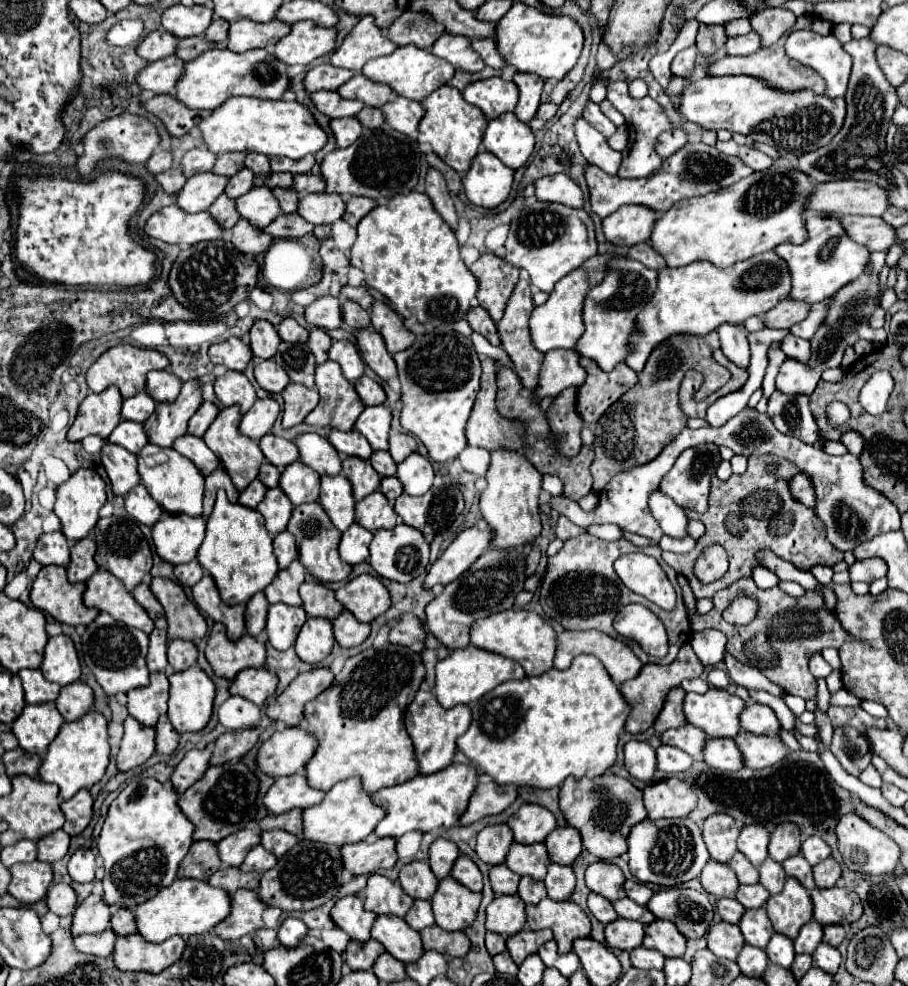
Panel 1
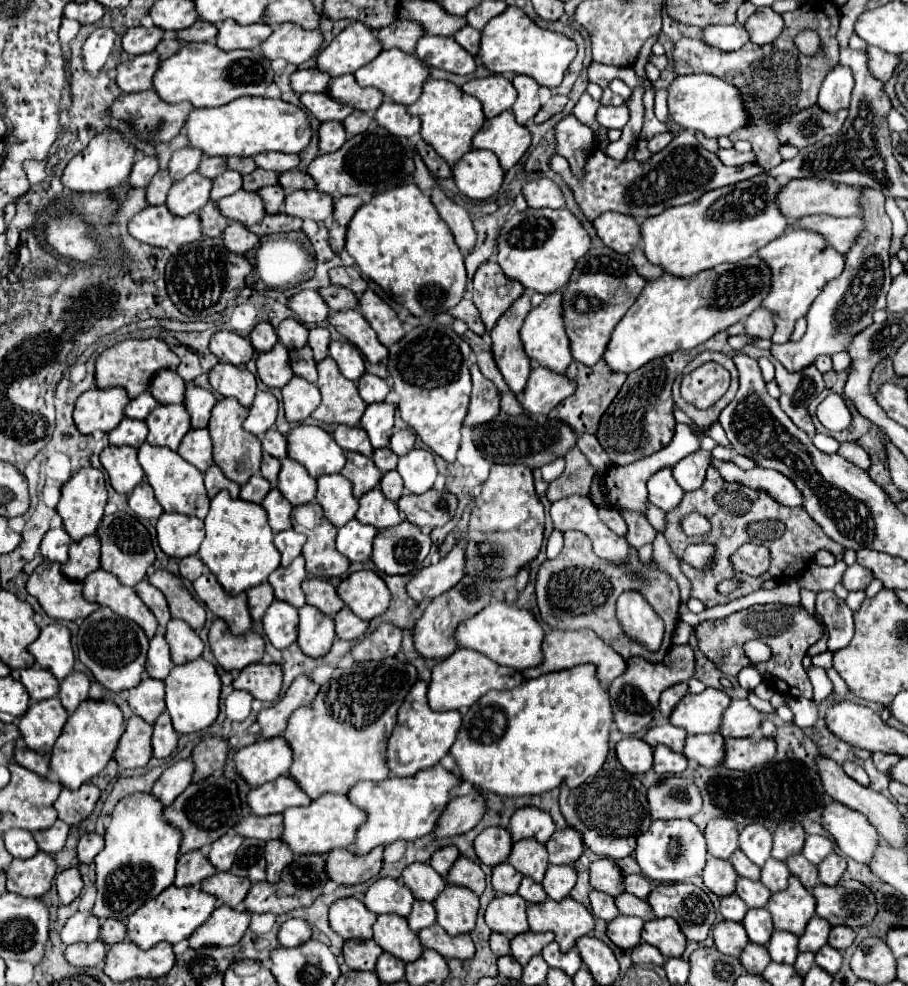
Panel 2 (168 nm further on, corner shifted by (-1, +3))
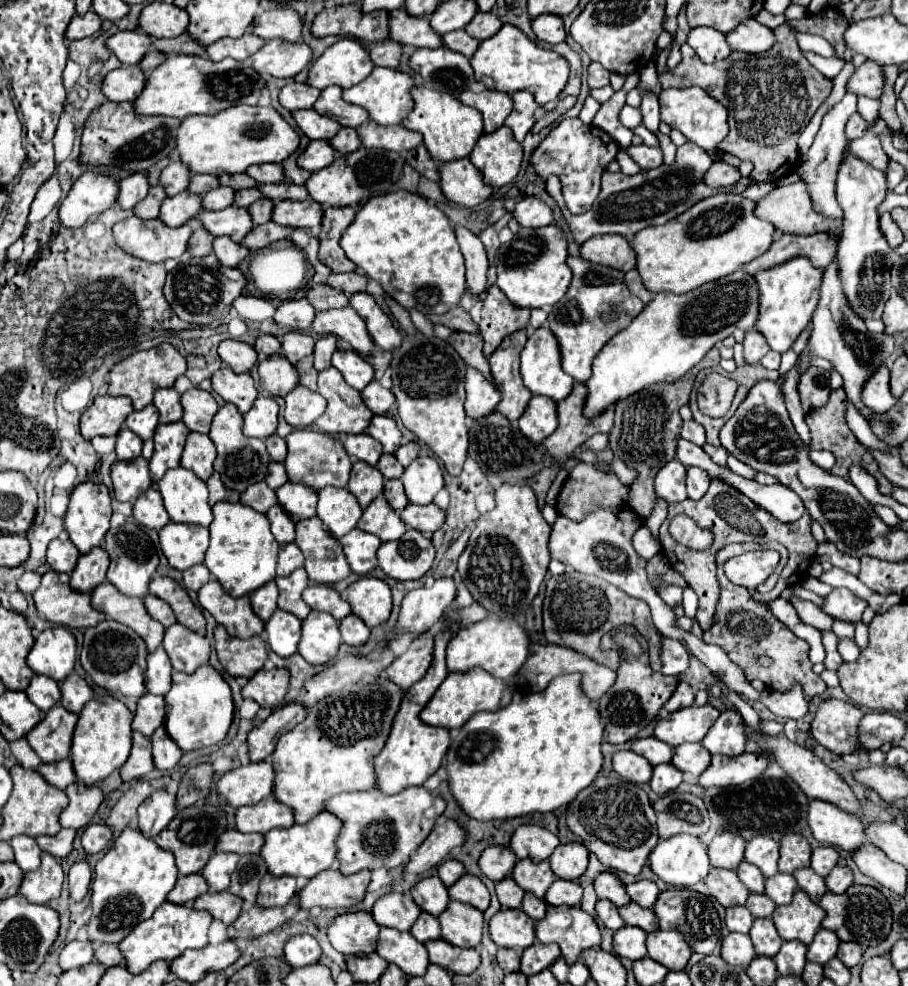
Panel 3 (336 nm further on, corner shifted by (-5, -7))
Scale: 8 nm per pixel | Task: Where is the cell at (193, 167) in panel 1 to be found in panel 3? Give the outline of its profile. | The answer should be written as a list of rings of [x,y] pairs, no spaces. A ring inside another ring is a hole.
[[[180,160],[168,164],[162,170],[160,184],[164,186],[164,190],[166,190],[168,196],[174,196],[174,194],[184,192],[188,188],[188,184],[190,184],[190,168],[186,164],[182,164]]]

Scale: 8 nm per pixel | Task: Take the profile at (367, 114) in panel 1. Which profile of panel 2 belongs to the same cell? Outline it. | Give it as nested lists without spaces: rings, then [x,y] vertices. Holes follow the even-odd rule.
[[[354,110],[342,124],[344,124],[344,130],[346,130],[348,138],[352,138],[352,136],[356,136],[356,134],[366,132],[366,128],[372,124],[372,118],[370,118],[366,112]]]

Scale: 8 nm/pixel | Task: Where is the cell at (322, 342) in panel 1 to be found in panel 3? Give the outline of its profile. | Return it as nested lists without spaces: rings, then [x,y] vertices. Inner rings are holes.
[[[324,336],[316,340],[314,346],[314,368],[316,370],[326,370],[330,368],[330,358],[336,352],[336,338],[334,336]]]

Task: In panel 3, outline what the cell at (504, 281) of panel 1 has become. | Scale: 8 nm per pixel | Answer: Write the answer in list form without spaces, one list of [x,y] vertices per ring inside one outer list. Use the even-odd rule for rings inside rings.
[[[490,286],[482,300],[480,310],[480,334],[484,338],[484,354],[490,356],[504,336],[526,328],[530,310],[512,306],[512,302],[498,290],[498,286]]]

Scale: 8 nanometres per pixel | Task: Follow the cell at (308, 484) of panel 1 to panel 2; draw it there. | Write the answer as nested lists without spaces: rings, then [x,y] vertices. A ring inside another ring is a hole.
[[[286,458],[282,460],[278,490],[292,506],[306,504],[306,502],[312,502],[316,496],[316,480],[298,462]]]

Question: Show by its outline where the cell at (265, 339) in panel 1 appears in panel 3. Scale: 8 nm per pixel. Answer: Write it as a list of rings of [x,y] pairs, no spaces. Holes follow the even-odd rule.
[[[262,334],[262,336],[258,336],[254,348],[256,348],[256,352],[262,354],[262,356],[274,356],[274,354],[280,352],[280,340],[278,340],[276,336]]]

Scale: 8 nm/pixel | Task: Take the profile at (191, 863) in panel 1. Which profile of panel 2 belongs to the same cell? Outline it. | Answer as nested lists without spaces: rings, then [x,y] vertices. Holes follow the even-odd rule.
[[[196,850],[196,852],[188,852],[188,854],[180,854],[178,864],[176,864],[176,880],[174,886],[192,886],[202,882],[204,878],[214,876],[216,870],[212,868],[212,864],[206,858],[206,852]]]

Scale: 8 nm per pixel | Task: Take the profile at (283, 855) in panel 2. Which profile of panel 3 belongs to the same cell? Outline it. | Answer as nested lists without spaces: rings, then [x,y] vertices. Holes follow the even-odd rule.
[[[266,874],[260,882],[260,892],[258,892],[258,902],[260,906],[286,906],[290,898],[298,892],[298,880],[296,878],[276,878],[272,874]]]

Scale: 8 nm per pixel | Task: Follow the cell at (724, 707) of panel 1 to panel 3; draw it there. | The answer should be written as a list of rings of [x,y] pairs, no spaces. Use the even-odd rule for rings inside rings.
[[[694,704],[658,720],[654,736],[670,746],[680,746],[684,742],[702,742],[718,716],[720,716],[718,708],[710,704],[704,706]]]

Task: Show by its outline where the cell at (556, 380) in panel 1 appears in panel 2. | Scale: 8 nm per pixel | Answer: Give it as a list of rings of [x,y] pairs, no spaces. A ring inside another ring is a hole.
[[[534,366],[530,380],[520,396],[520,404],[524,412],[530,416],[548,416],[550,410],[560,404],[566,396],[574,392],[574,382],[566,380],[566,376],[556,376],[542,366]]]

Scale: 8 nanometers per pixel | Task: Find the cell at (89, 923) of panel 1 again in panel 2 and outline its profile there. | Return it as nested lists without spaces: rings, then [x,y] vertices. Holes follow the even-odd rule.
[[[76,912],[74,916],[68,918],[60,932],[60,940],[70,946],[76,942],[94,942],[100,936],[100,922],[96,916],[88,912]]]

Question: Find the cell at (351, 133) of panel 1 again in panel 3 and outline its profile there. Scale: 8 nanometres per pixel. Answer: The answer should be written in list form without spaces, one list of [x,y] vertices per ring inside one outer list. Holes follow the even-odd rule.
[[[312,140],[308,148],[300,154],[298,164],[310,172],[318,172],[334,162],[338,152],[334,152],[334,146],[330,140]]]

